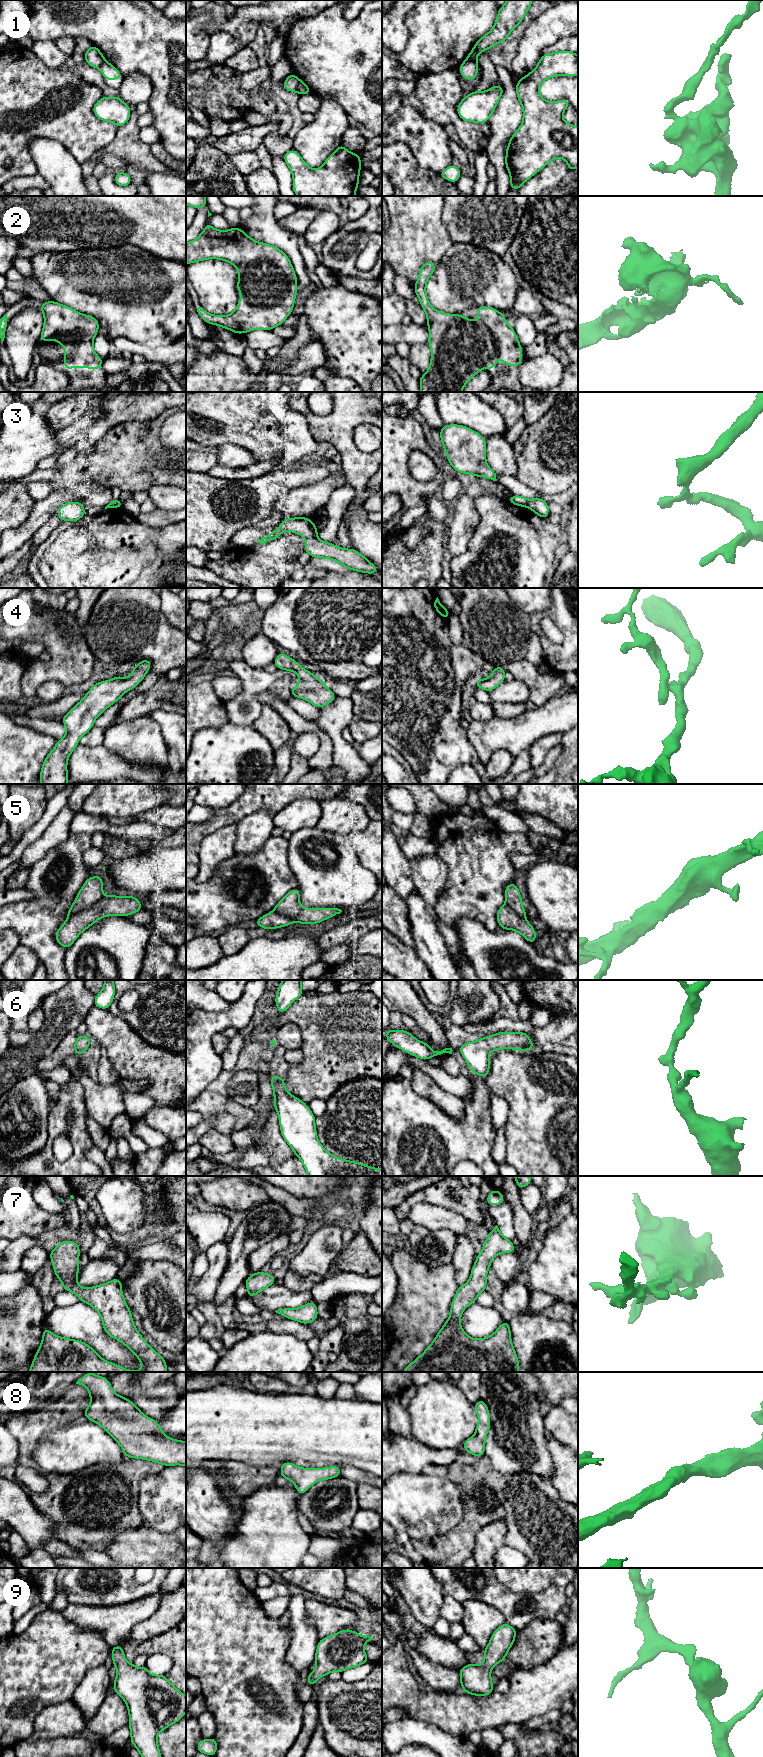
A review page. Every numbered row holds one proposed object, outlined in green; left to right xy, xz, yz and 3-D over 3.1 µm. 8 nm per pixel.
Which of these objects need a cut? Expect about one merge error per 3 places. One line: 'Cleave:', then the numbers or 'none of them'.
Cleave: 1, 3

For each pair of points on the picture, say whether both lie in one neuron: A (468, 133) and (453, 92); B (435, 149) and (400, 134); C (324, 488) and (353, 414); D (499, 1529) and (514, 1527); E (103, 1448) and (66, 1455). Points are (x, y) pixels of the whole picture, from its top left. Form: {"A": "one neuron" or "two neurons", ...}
{"A": "one neuron", "B": "one neuron", "C": "two neurons", "D": "two neurons", "E": "one neuron"}

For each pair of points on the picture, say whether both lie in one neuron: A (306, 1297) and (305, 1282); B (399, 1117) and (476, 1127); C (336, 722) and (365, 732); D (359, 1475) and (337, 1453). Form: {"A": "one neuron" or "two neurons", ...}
{"A": "two neurons", "B": "one neuron", "C": "two neurons", "D": "two neurons"}

